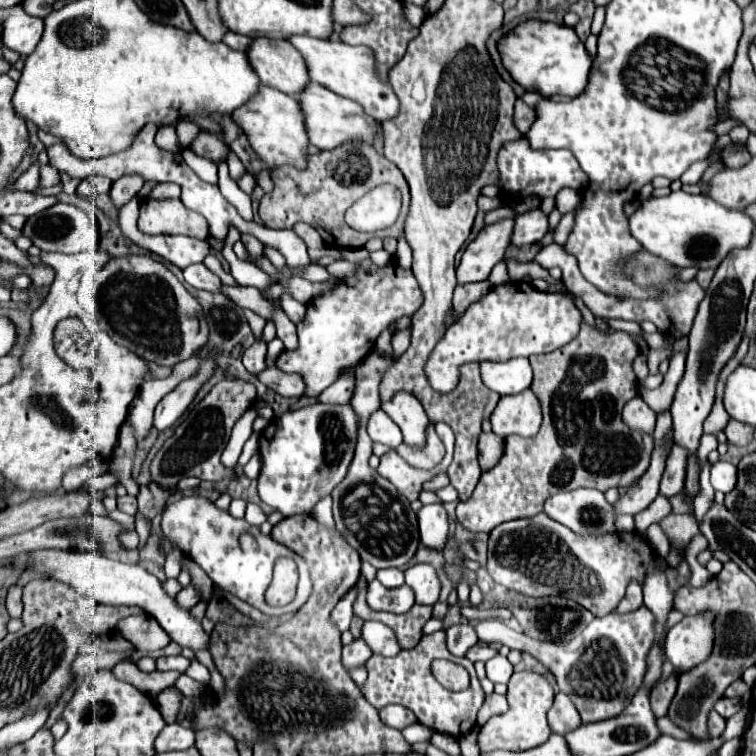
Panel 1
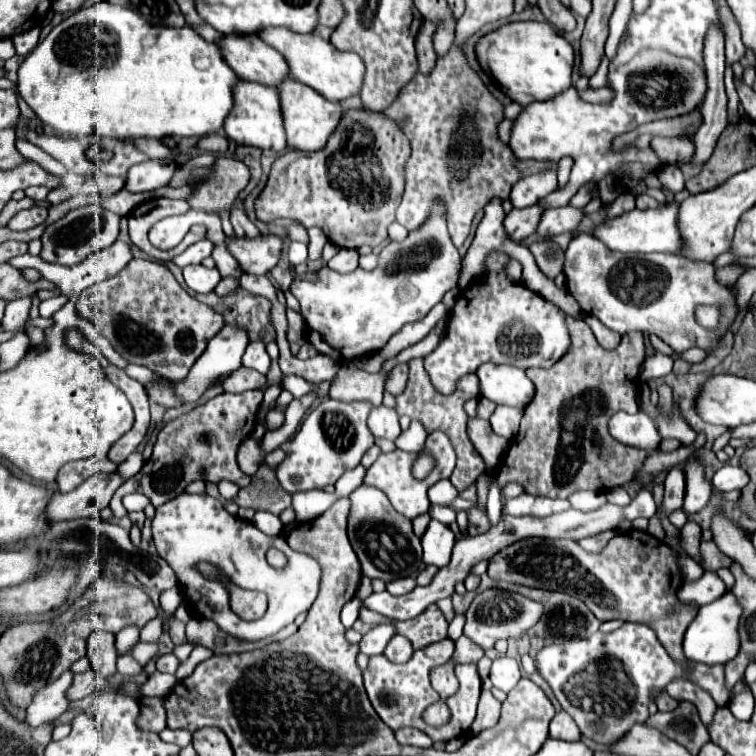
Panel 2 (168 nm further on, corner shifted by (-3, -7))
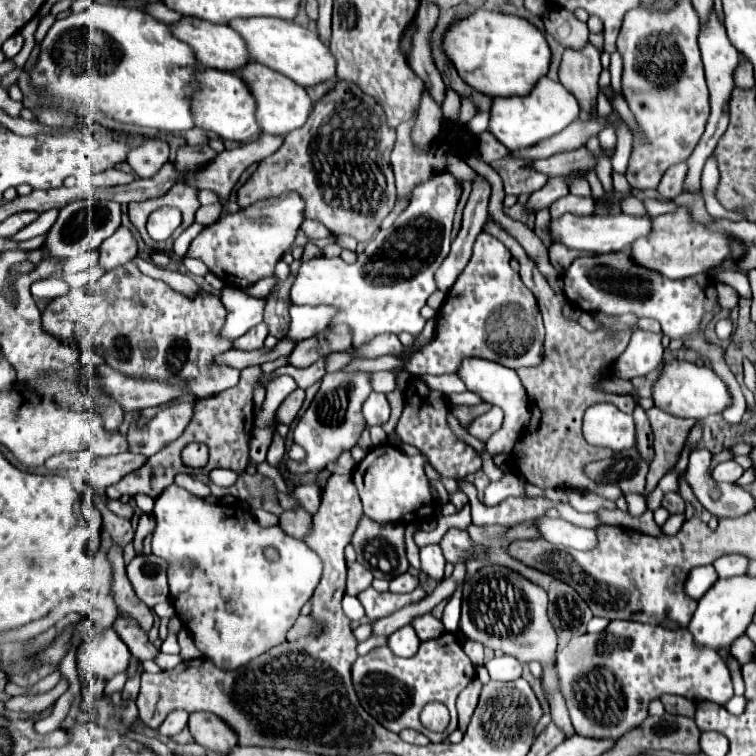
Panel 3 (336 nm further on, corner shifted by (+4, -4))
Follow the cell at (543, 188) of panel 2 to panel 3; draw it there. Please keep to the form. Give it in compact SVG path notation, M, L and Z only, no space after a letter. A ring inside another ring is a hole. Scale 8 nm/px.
M551 78L539 80L539 84L527 96L511 96L511 98L495 98L491 106L489 130L493 136L507 146L507 150L523 150L527 146L535 146L543 138L551 138L551 134L559 134L559 130L567 128L579 116L577 98L565 90L561 82L553 82Z

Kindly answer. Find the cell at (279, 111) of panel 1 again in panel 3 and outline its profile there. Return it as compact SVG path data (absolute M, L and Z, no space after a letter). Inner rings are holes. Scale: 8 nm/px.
M203 68L197 76L197 82L201 88L199 98L195 100L195 126L197 128L211 130L223 140L235 140L235 142L249 142L263 134L255 118L255 96L251 94L251 88L243 82L239 74Z

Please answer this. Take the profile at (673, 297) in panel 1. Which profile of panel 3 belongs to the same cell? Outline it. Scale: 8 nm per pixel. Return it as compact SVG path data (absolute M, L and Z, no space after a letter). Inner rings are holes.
M611 252L611 254L595 254L595 256L579 256L571 262L571 266L563 274L565 282L565 296L571 304L579 306L585 312L601 312L605 316L621 316L621 314L635 314L635 316L647 316L655 318L663 334L671 340L683 340L685 348L691 348L703 356L709 358L711 368L725 380L729 390L733 392L733 404L725 410L723 418L729 424L739 424L741 416L747 408L745 398L741 394L741 388L733 376L733 372L727 368L723 354L725 350L713 342L707 340L707 336L701 332L701 320L707 312L719 314L721 304L717 298L717 290L713 280L707 274L689 276L683 280L669 280L663 278L663 274L655 270L647 270L645 266L639 266L629 252Z

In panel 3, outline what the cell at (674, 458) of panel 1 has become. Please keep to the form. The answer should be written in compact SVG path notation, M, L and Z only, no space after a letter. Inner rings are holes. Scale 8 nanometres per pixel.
M667 492L663 496L663 500L661 500L661 506L665 510L669 510L669 514L677 514L677 512L683 512L685 510L685 502L679 496L679 492Z

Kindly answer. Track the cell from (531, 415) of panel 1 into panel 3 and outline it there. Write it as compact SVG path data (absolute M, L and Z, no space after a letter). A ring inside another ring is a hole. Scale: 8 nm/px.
M493 406L487 414L475 418L475 420L471 422L469 434L475 436L475 438L479 438L481 442L487 442L489 436L495 434L495 432L501 428L501 424L503 424L503 410L497 408L497 406Z

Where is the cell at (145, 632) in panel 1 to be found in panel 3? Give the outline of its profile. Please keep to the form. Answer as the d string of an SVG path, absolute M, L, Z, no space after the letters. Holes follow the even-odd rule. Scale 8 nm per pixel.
M113 628L105 630L97 638L87 640L77 654L81 682L87 684L91 680L91 674L105 680L113 678L117 672L127 668L129 656L131 652L127 644L119 638L119 634L115 634Z

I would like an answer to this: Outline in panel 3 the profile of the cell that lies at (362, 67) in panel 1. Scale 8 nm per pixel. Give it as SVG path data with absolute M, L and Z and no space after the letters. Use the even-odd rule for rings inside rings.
M237 18L231 22L231 26L245 38L255 62L285 74L293 82L307 88L335 78L335 56L321 42L317 32L279 18Z

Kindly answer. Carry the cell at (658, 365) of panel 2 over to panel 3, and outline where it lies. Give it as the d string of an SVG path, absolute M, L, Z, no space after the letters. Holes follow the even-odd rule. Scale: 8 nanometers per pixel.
M635 330L627 350L615 360L613 374L617 378L633 380L635 376L645 376L663 366L663 346L661 334Z

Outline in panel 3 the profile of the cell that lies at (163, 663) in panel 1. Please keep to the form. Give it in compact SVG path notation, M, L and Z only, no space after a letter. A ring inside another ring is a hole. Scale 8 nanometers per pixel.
M115 620L113 624L115 632L121 636L121 640L129 646L131 654L137 656L141 662L145 660L155 660L155 656L159 654L159 648L155 648L153 644L149 644L147 634L133 622L133 620Z

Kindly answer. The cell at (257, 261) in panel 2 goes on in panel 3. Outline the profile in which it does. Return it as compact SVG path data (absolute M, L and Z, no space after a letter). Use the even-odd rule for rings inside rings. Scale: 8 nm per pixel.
M285 192L279 198L263 200L235 214L227 214L215 224L205 226L205 230L191 242L187 256L201 258L225 284L247 288L273 274L275 264L295 240L295 234L303 222L303 208L305 204L297 192Z

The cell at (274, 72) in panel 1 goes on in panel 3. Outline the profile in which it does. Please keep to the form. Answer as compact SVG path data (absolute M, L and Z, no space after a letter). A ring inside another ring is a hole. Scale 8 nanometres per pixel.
M185 16L181 22L173 24L171 30L177 38L181 38L183 42L187 42L193 48L195 56L199 58L199 64L203 64L205 68L239 72L243 66L247 66L251 62L251 54L247 50L247 44L243 42L241 34L235 32L231 26L211 26L211 22L199 22L199 18Z

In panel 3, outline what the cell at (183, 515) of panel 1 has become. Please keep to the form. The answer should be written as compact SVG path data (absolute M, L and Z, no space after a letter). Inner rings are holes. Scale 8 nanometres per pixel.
M175 484L163 490L155 500L153 516L157 526L153 530L151 546L155 556L169 562L167 578L175 612L191 630L197 648L213 660L215 666L225 670L239 668L285 640L285 632L293 626L299 610L311 598L321 578L321 560L309 546L287 536L279 526L261 528L253 514L239 504L209 504ZM269 546L279 552L277 562L265 558L265 548Z

